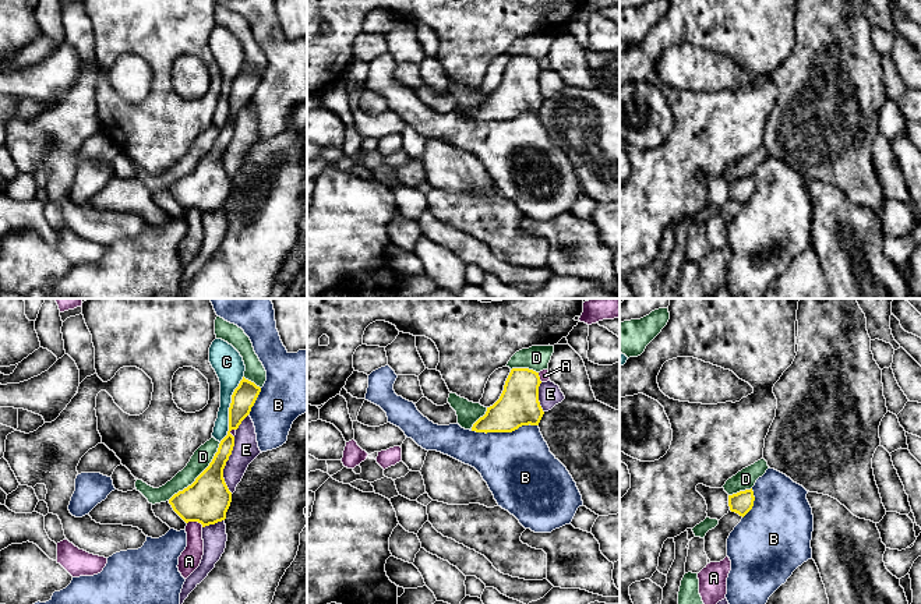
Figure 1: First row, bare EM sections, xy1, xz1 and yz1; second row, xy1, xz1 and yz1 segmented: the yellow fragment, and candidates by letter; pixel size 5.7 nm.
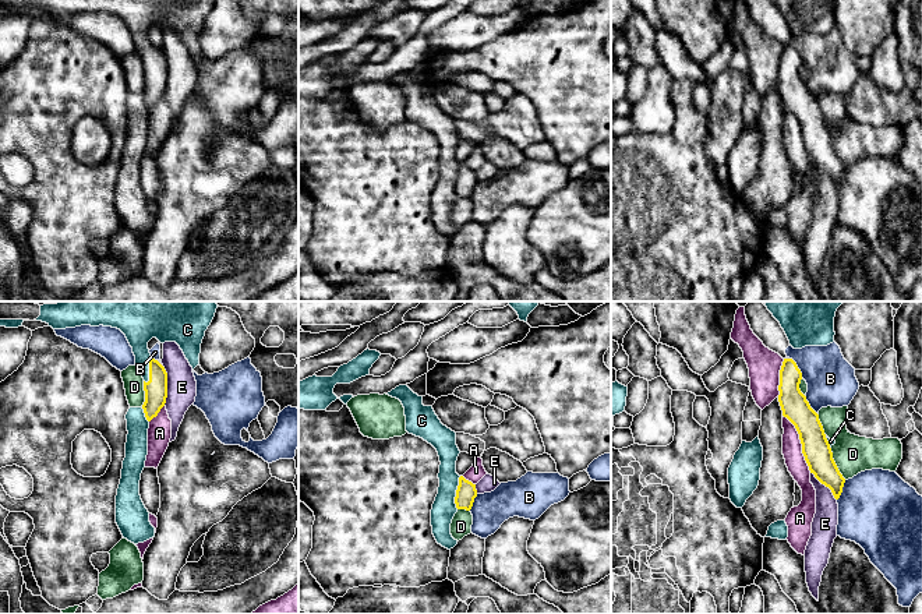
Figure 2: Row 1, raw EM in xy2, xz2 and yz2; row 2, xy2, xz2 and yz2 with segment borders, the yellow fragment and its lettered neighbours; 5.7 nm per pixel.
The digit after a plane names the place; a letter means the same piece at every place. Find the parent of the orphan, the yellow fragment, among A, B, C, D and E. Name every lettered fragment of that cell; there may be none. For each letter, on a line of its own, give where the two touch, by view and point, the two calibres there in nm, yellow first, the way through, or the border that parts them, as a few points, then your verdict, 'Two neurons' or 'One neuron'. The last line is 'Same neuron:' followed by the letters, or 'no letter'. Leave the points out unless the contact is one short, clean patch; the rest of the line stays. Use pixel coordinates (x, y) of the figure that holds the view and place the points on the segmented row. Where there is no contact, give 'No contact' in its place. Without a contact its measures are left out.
A: Touches yellow at yz2 (801, 443). Thickness 160 nm (yellow) against 120 nm. Two neurons
B: Touches yellow at xz1 (504, 431). Thickness 240 nm (yellow) against 400 nm. Two neurons
C: Touches yellow at xy1 (229, 409). Thickness 140 nm (yellow) against 170 nm. One neuron
D: Touches yellow at xy1 (200, 474). Thickness 260 nm (yellow) against 110 nm. Two neurons
E: Touches yellow at xy1 (225, 465). Thickness 260 nm (yellow) against 150 nm. Two neurons
Same neuron: C

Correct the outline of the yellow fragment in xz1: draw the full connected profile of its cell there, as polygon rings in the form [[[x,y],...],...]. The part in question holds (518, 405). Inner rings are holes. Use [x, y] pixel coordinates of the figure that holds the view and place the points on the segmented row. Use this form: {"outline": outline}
{"outline": [[[512,368],[500,399],[472,427],[476,432],[512,432],[522,425],[539,425],[544,412],[539,402],[539,372]]]}

